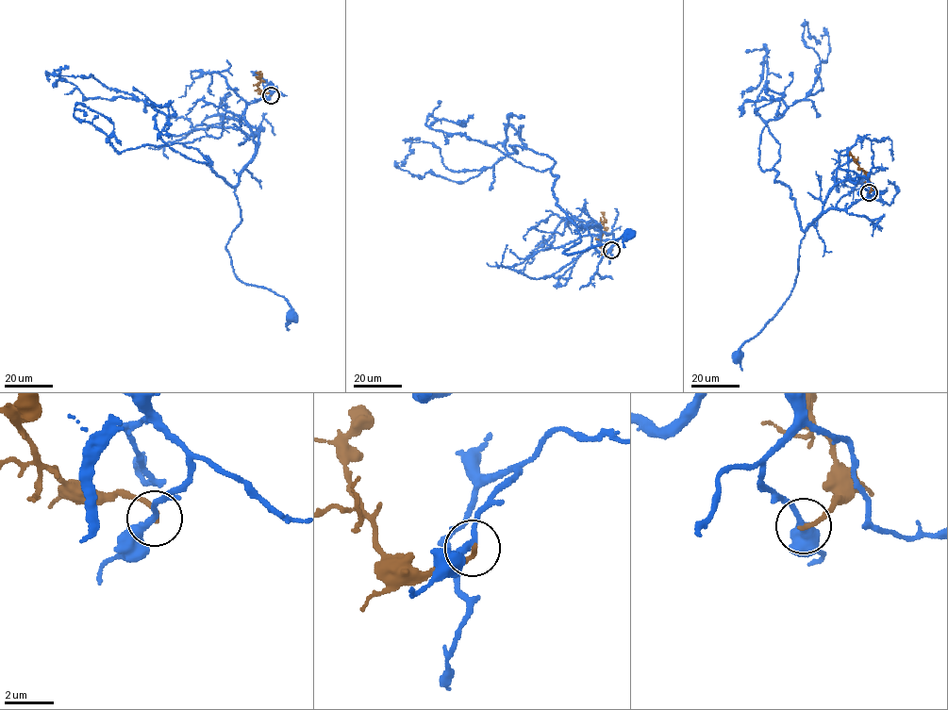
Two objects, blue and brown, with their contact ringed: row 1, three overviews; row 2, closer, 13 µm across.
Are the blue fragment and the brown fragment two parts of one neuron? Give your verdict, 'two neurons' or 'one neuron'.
two neurons

